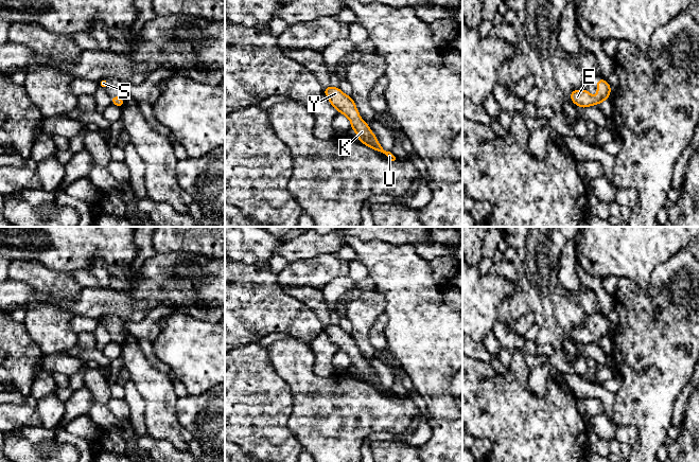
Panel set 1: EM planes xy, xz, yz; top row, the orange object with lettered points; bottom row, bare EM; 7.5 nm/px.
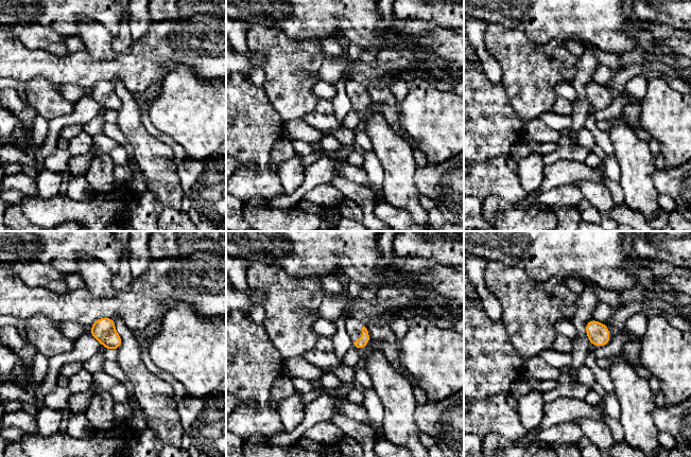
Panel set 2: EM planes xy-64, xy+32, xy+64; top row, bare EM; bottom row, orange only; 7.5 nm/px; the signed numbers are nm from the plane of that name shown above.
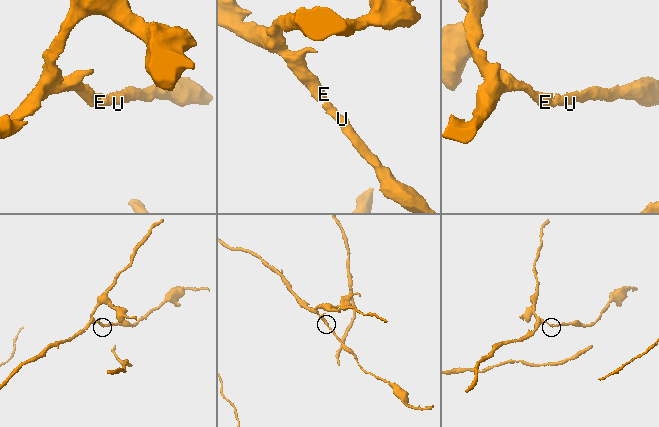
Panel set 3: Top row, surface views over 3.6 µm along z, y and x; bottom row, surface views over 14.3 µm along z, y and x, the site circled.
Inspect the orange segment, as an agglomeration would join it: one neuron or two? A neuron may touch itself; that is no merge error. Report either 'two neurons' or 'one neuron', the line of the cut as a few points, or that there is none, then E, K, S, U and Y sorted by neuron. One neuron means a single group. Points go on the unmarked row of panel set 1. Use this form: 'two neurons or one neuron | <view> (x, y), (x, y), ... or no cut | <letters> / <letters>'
one neuron | no cut | E K S U Y

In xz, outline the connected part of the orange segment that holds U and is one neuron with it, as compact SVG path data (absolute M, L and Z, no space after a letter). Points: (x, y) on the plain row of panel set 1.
M329 323L323 325L323 331L328 334L330 341L337 350L345 352L351 358L351 367L358 374L358 378L385 392L390 398L395 398L396 394L385 388L380 381L375 372L370 368L369 362L358 351L355 340L351 334L346 333L339 325Z

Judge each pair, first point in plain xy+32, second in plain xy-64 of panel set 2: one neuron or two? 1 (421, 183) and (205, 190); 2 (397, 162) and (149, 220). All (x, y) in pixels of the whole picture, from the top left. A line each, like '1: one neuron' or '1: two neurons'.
1: one neuron
2: two neurons

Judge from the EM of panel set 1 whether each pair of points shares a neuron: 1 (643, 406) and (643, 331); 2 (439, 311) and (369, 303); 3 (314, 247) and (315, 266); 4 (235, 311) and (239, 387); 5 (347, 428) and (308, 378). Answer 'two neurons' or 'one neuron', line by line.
1: one neuron
2: two neurons
3: two neurons
4: two neurons
5: one neuron

